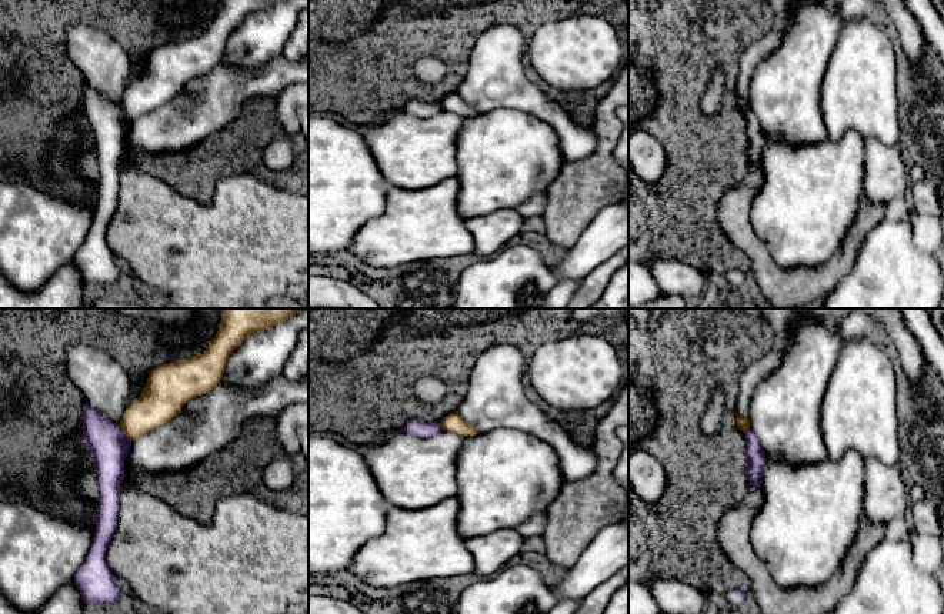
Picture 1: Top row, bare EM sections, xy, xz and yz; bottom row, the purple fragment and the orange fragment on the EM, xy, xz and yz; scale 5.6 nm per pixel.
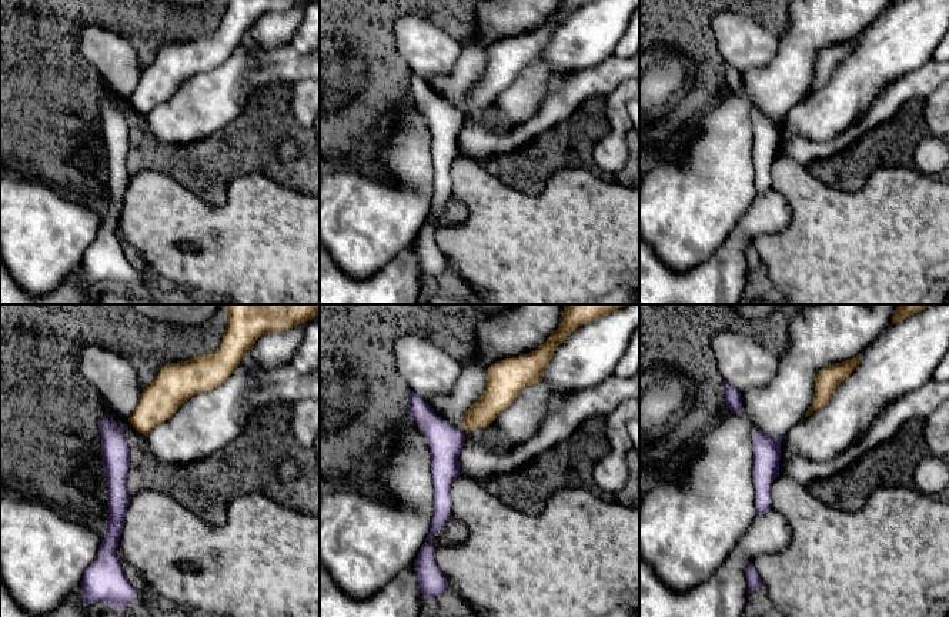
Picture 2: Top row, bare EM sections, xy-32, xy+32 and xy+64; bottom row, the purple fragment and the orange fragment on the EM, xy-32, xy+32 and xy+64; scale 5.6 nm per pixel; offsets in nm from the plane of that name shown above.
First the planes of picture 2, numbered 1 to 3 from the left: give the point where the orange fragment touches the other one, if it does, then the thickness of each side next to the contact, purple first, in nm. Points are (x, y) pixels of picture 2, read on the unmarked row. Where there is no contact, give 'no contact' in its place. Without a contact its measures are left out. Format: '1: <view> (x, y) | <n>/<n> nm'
1: no contact
2: no contact
3: no contact

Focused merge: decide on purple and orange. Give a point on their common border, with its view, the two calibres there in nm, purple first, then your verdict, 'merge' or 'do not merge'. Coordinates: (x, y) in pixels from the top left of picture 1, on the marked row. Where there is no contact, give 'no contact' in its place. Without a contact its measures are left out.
meets purple in xy at (123, 433); 220 nm thick on the purple side, 220 nm on the other; do not merge

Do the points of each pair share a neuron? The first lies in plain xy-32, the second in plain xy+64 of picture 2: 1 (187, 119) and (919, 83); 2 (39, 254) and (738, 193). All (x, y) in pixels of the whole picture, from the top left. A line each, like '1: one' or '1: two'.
1: one
2: one

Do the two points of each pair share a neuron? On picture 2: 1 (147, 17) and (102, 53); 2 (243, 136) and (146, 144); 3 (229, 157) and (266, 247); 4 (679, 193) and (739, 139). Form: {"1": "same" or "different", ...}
{"1": "different", "2": "same", "3": "different", "4": "same"}

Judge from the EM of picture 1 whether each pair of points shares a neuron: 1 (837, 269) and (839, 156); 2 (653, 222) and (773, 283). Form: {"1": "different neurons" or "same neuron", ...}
{"1": "different neurons", "2": "different neurons"}

